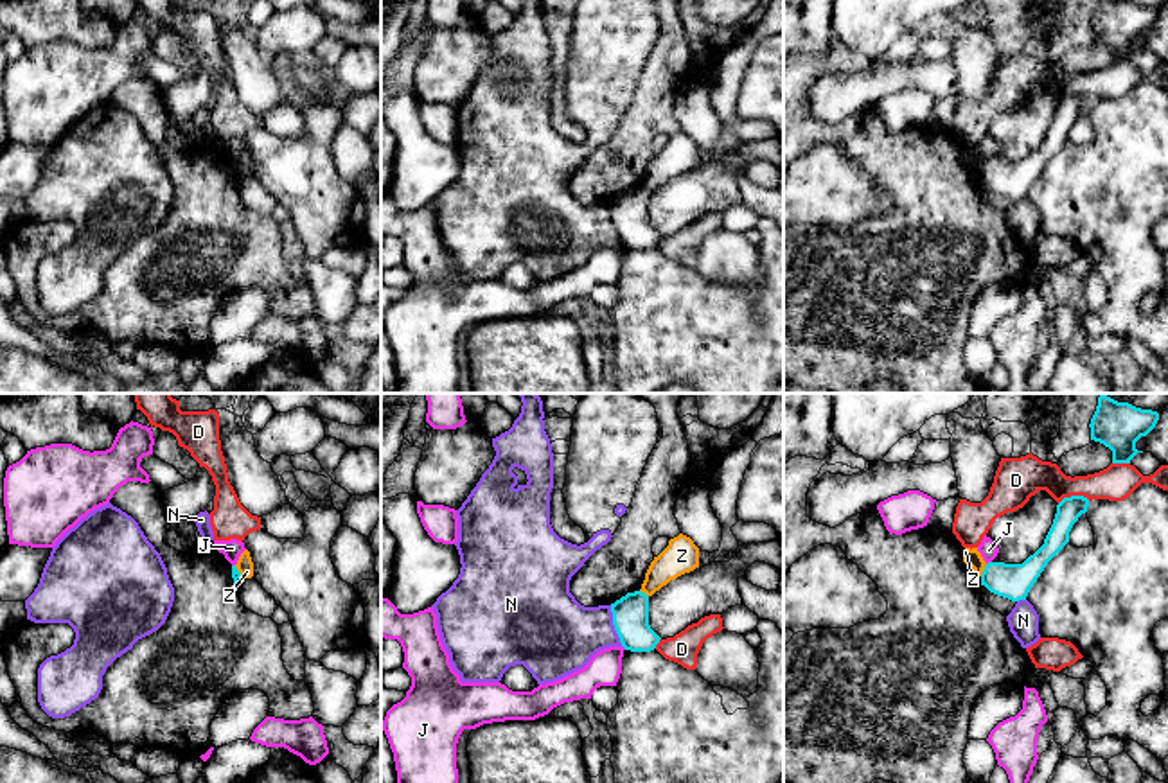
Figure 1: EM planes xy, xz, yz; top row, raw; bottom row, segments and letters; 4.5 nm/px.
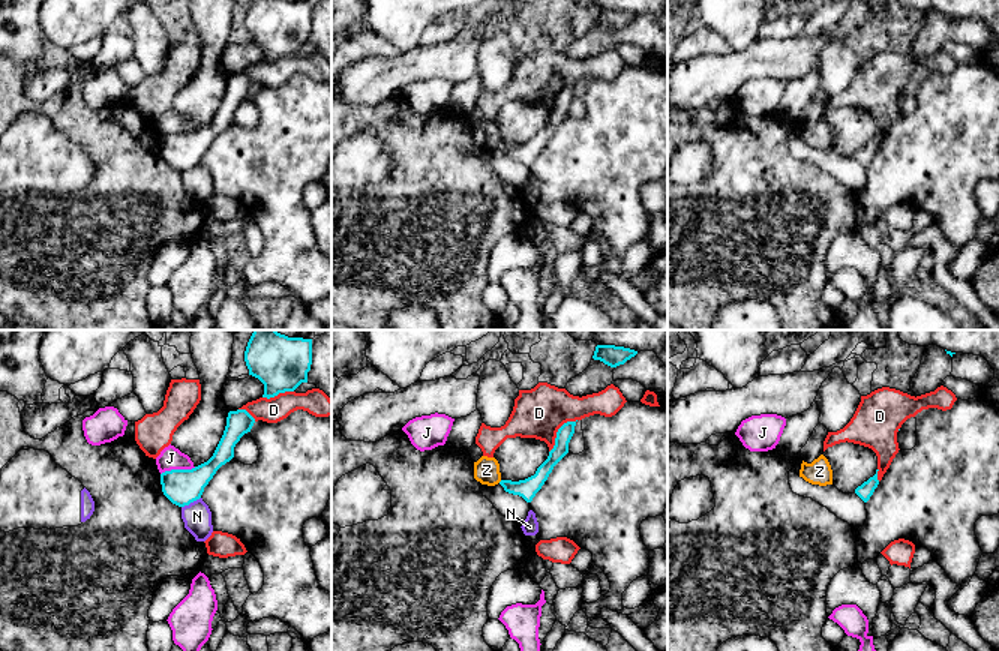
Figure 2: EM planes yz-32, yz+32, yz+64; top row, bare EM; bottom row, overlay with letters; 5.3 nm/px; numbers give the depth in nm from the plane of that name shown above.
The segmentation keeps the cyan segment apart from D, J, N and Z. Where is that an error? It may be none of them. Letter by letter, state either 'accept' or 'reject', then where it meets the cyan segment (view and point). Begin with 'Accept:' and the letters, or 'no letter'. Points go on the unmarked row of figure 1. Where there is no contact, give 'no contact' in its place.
Accept: no letter
D: reject; meets cyan in yz at (1073, 94)
J: reject; meets cyan in yz at (989, 160)
N: reject; meets cyan in xz at (613, 221)
Z: reject; meets cyan in yz at (983, 167)

